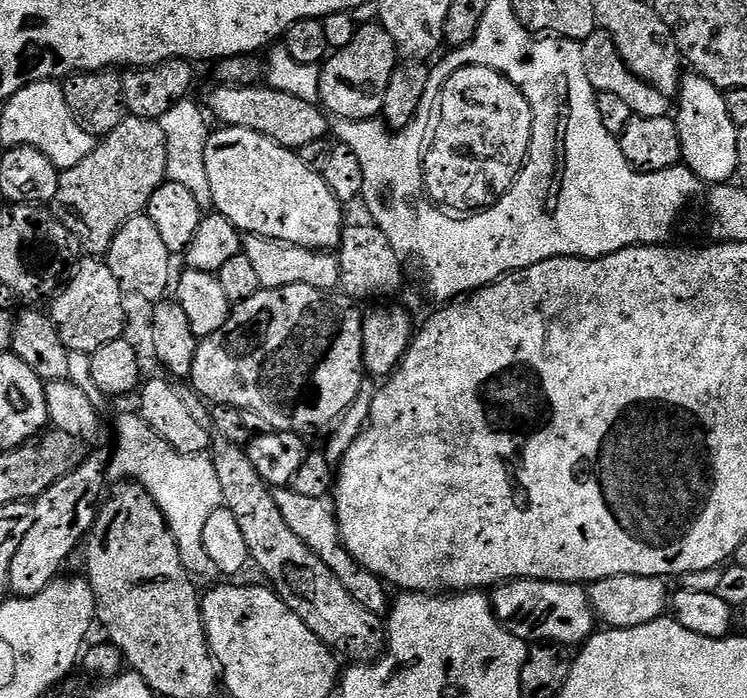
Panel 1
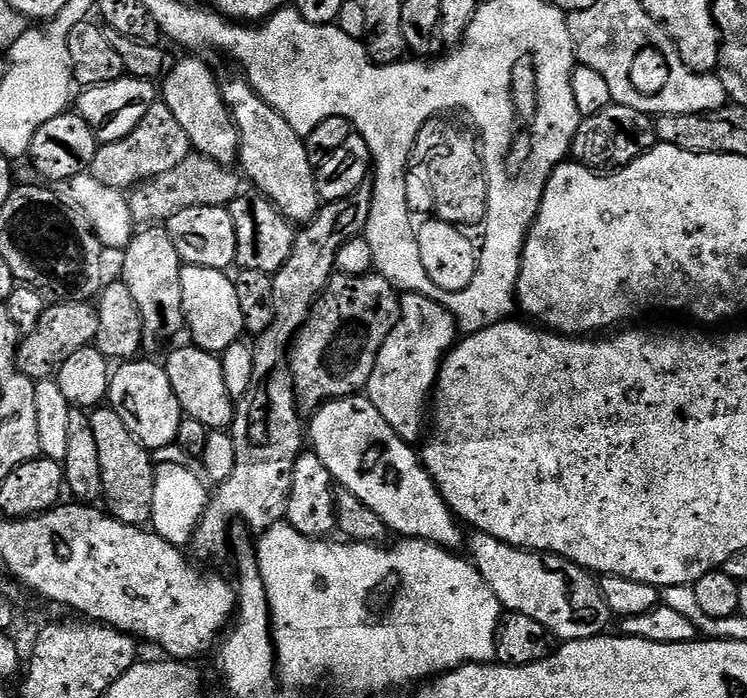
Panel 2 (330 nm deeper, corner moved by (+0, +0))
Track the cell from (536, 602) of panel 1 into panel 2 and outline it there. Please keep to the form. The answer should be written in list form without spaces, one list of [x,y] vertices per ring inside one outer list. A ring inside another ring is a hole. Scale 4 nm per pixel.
[[[367,395],[330,400],[311,413],[310,420],[311,451],[322,458],[333,481],[343,491],[354,494],[354,498],[362,498],[362,502],[382,518],[385,529],[392,531],[393,528],[397,537],[425,540],[440,548],[460,550],[465,547],[465,529],[436,489],[417,449],[390,430],[390,422],[374,410],[374,402],[370,402]]]

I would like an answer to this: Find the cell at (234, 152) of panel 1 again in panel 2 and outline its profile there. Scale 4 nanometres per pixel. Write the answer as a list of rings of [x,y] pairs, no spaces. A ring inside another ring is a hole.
[[[188,54],[185,56],[188,56],[185,60],[180,60],[177,64],[175,61],[163,77],[162,103],[170,106],[171,112],[174,113],[174,118],[178,118],[182,130],[186,130],[186,138],[190,138],[193,149],[199,155],[206,156],[225,166],[235,165],[240,150],[240,135],[236,129],[236,123],[232,120],[232,111],[228,109],[224,101],[221,81],[219,79],[216,81],[215,74],[200,61],[203,59],[199,55]]]

